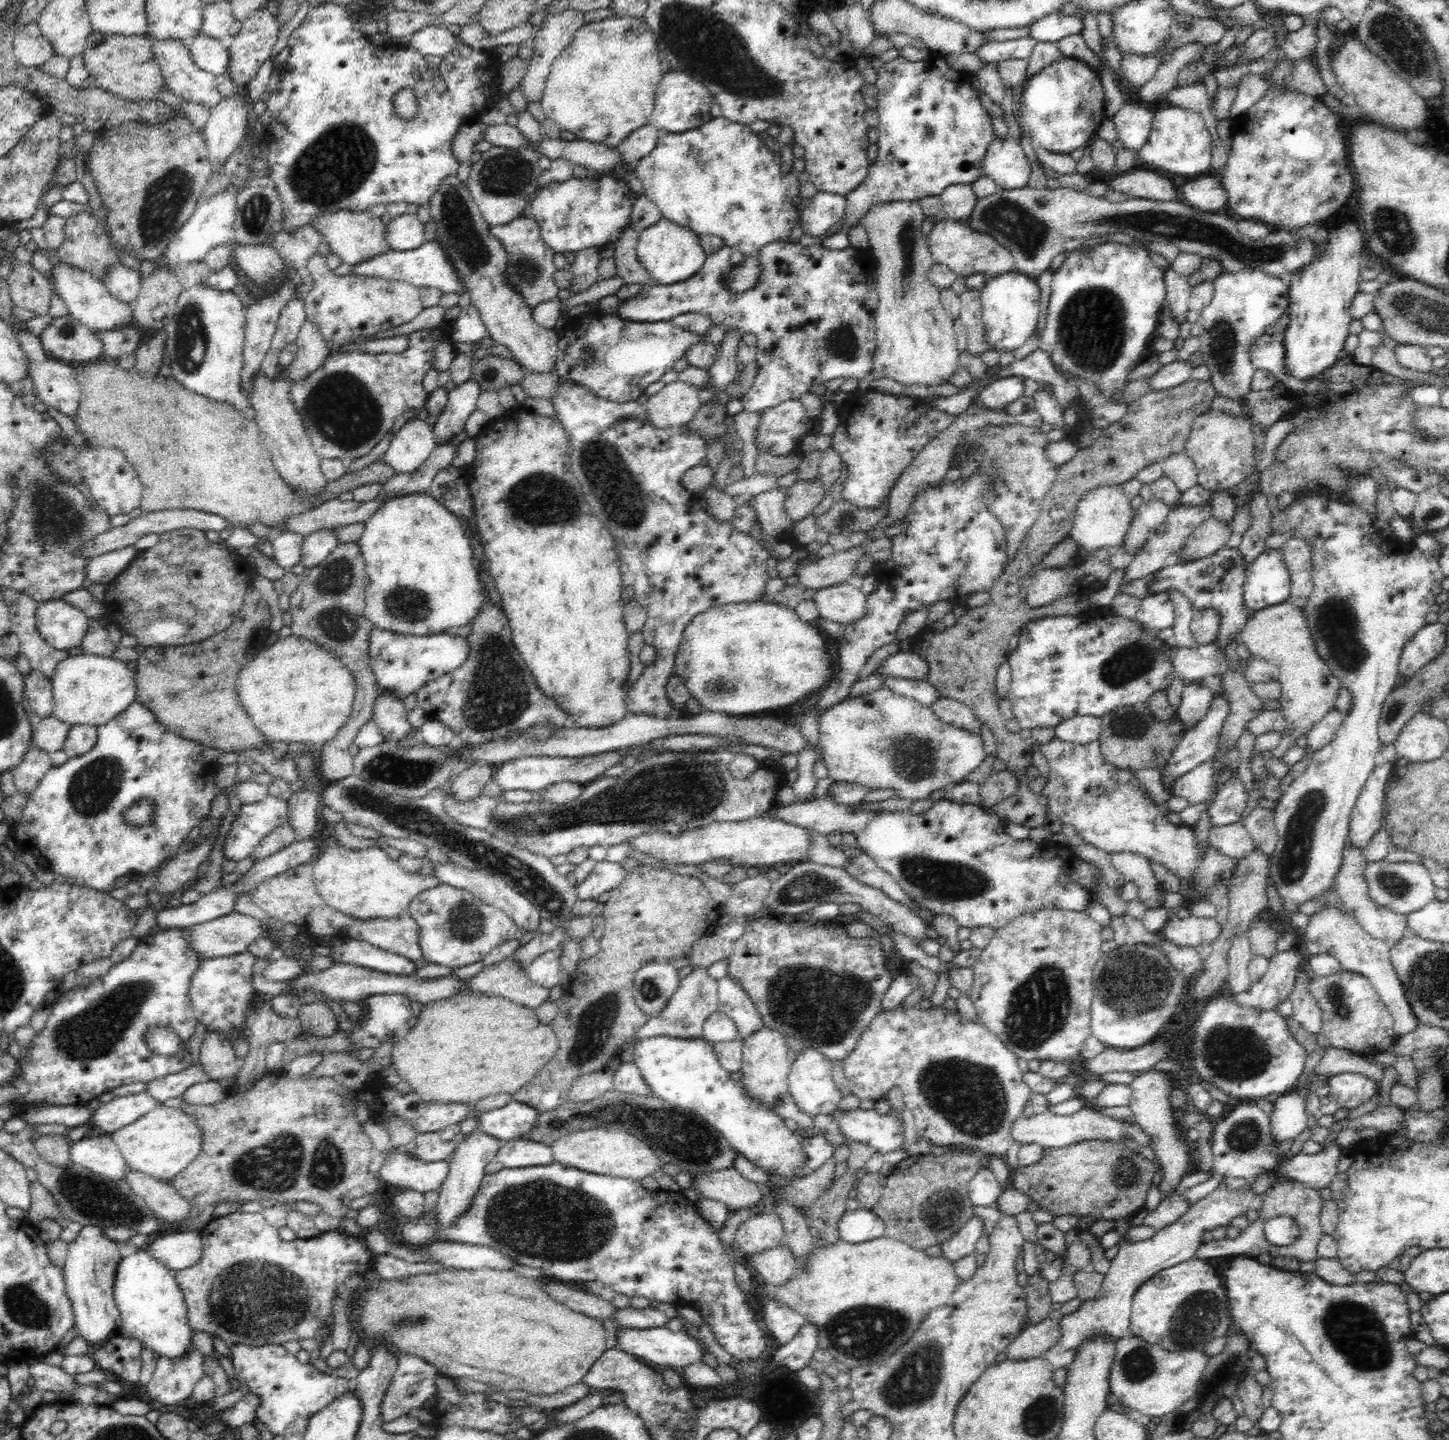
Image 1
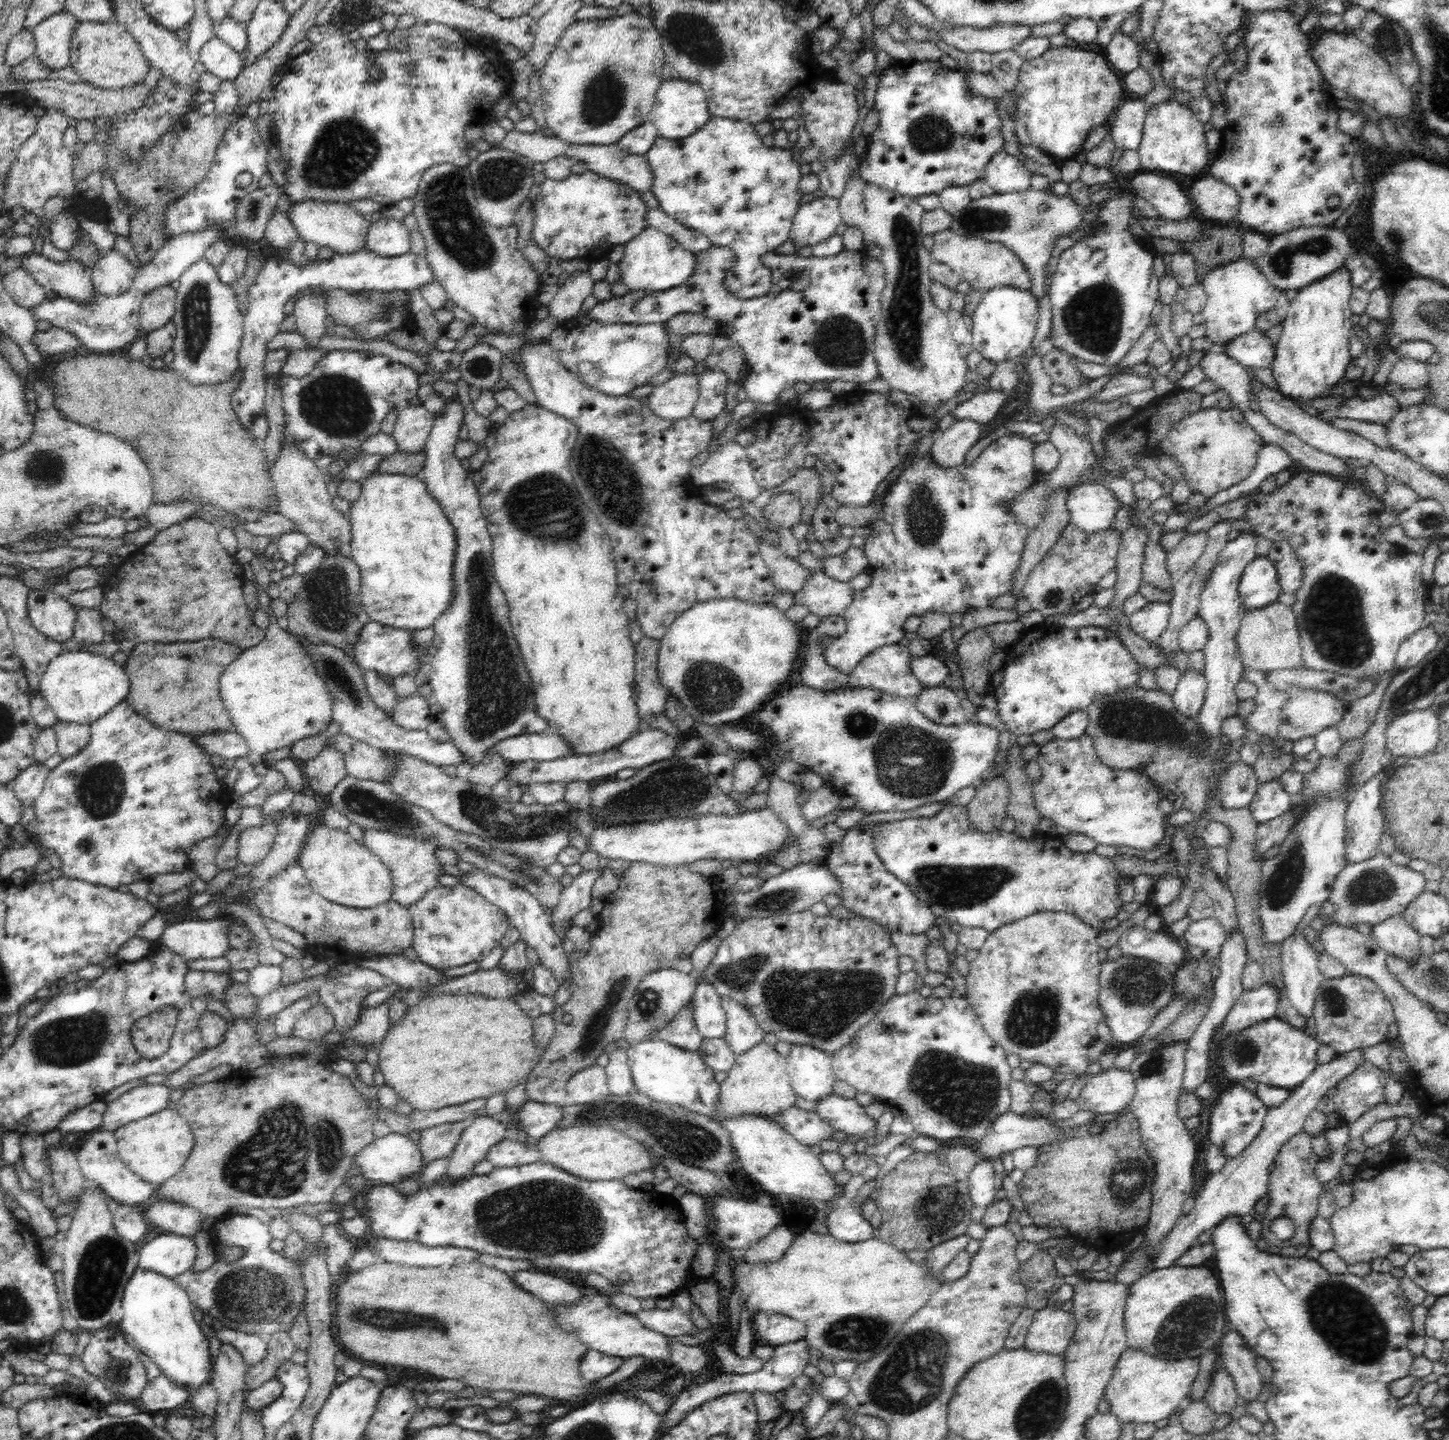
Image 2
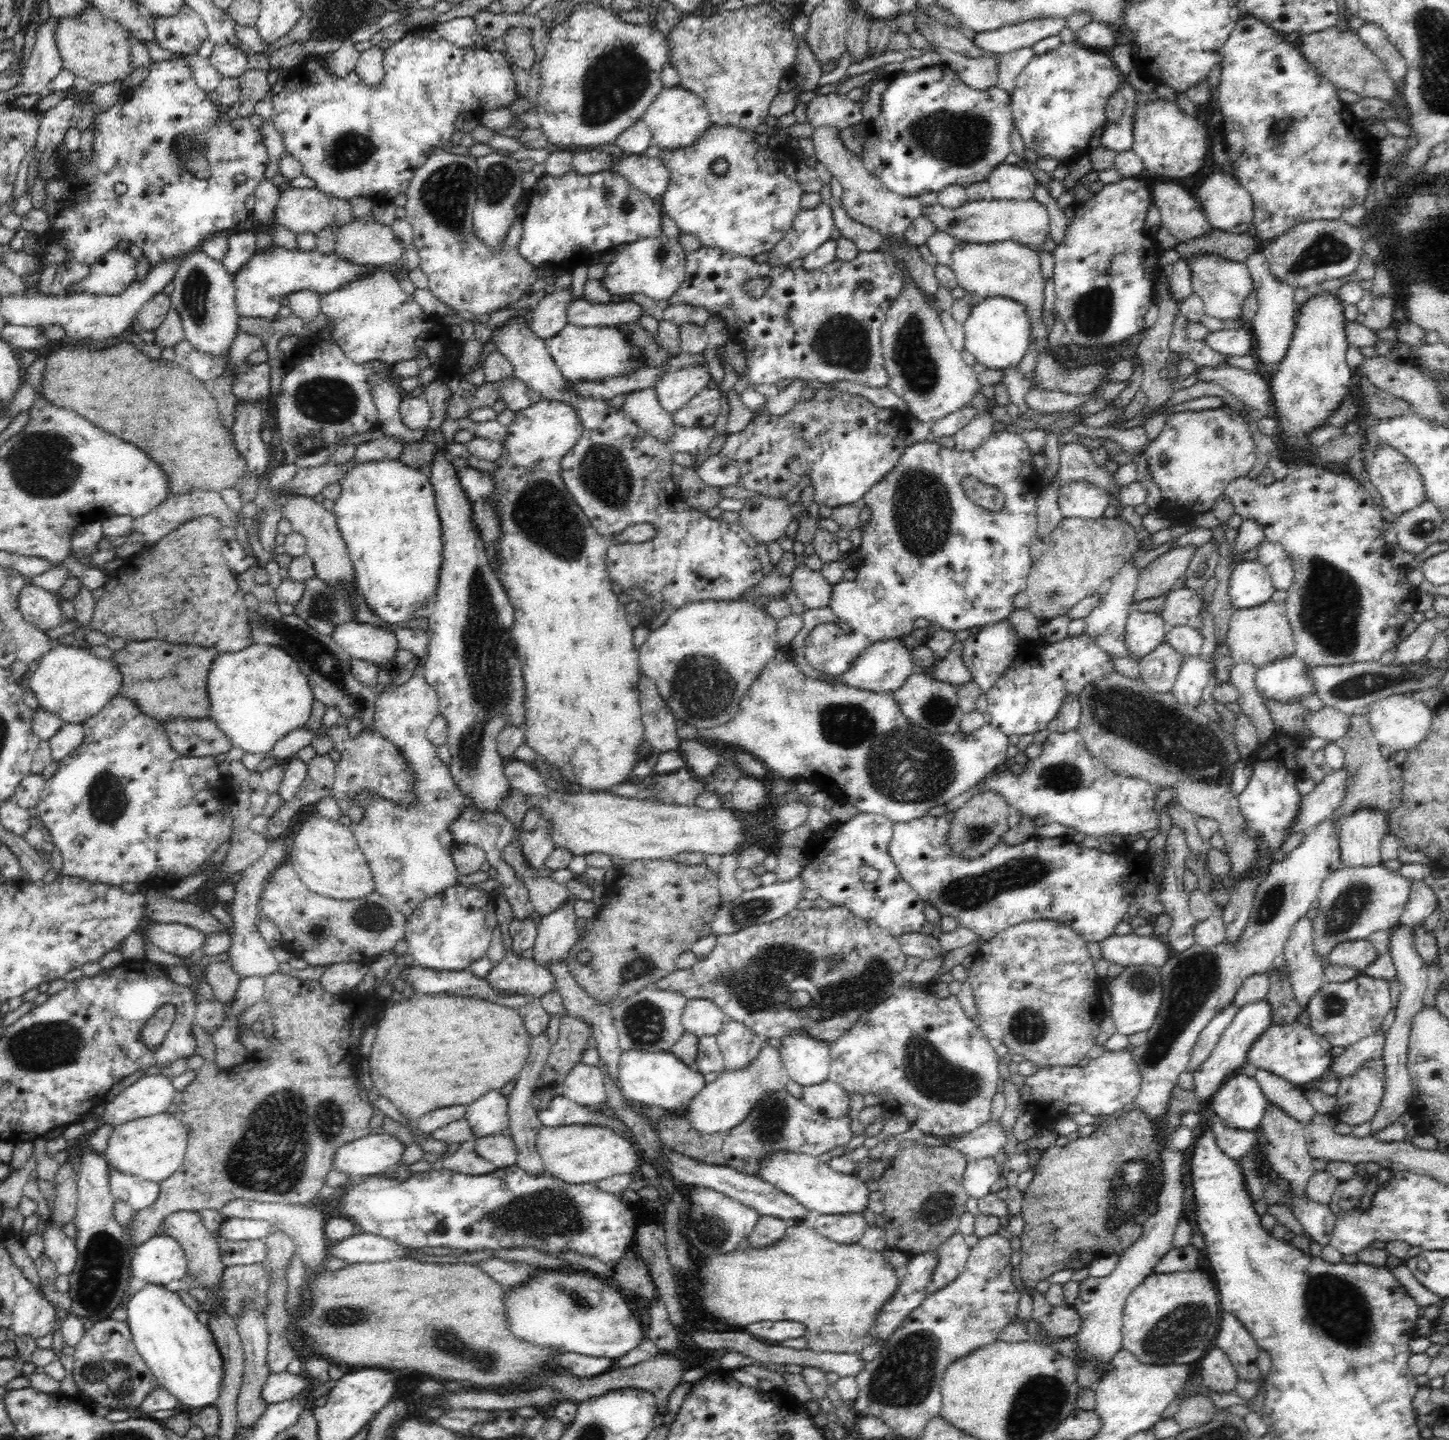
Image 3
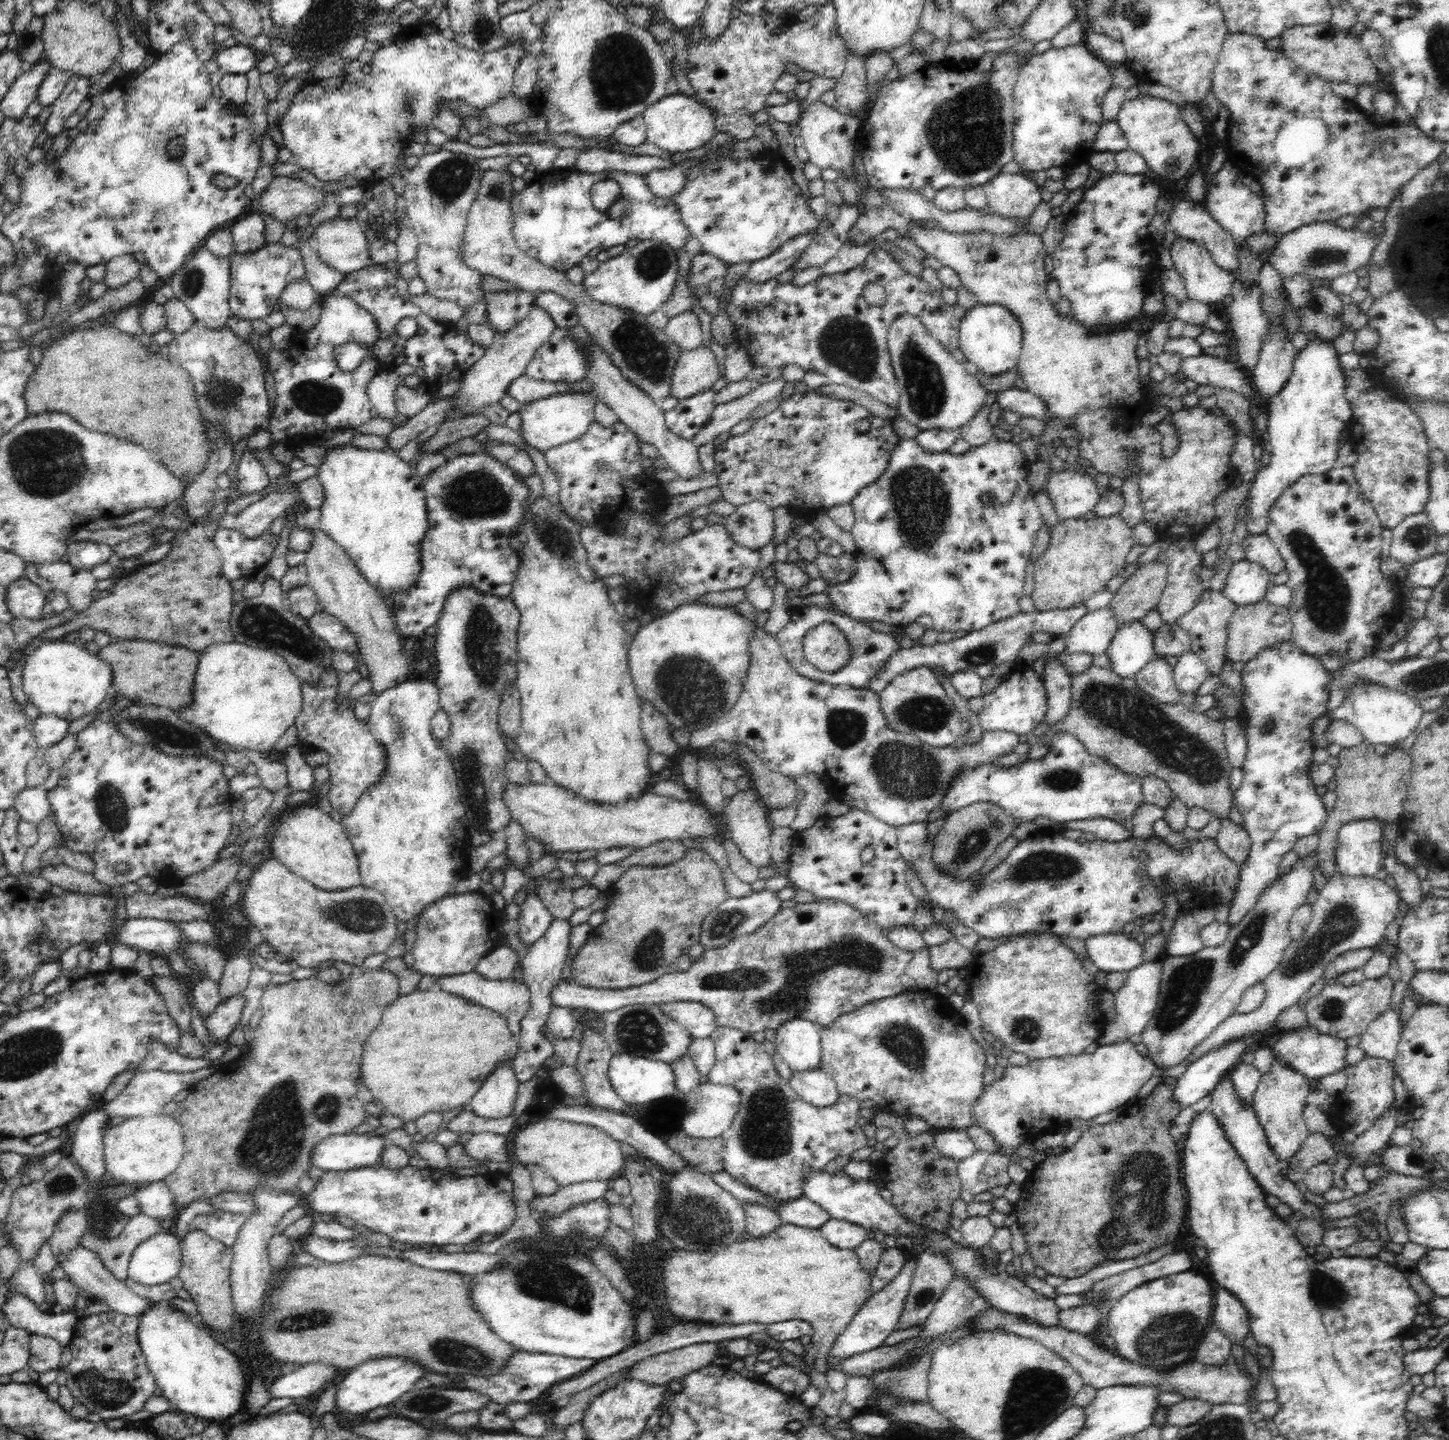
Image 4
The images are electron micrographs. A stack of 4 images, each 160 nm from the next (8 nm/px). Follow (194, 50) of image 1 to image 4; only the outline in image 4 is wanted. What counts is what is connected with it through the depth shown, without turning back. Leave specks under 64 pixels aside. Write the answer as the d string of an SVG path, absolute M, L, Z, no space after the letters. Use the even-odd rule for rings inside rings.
M234 45L230 48L219 48L216 52L215 61L219 71L223 74L245 74L258 63L264 56L257 56L255 50L245 45Z

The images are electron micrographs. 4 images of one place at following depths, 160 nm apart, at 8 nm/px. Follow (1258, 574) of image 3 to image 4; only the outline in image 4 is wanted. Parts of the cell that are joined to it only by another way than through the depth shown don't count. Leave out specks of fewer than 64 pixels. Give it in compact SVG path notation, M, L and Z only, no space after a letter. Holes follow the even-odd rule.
M1244 559L1233 563L1222 591L1237 606L1246 606L1264 600L1268 586L1270 573L1260 564Z

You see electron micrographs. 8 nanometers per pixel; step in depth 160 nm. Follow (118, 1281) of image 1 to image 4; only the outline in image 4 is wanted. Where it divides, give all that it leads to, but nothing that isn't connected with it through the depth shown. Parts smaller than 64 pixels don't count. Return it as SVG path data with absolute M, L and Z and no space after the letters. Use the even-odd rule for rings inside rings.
M168 1301L153 1302L139 1316L138 1341L148 1368L154 1375L155 1385L160 1388L161 1395L170 1401L176 1412L184 1416L193 1414L205 1422L222 1422L242 1408L246 1388L246 1369L230 1349L217 1342L198 1323L198 1318L176 1309Z

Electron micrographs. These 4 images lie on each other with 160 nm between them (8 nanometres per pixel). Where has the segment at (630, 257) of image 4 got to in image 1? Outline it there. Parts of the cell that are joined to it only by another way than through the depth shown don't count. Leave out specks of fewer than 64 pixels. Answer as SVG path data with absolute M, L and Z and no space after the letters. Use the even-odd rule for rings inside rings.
M664 216L640 232L637 254L640 263L659 285L676 284L692 278L703 268L708 256L701 246L700 235Z

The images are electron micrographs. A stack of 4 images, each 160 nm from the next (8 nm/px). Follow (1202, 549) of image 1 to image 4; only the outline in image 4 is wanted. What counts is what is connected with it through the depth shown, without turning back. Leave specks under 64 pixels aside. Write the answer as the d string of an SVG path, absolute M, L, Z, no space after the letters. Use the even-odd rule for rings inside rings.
M1152 561L1140 565L1126 579L1123 585L1115 592L1112 602L1108 604L1108 607L1116 613L1119 626L1136 619L1142 620L1152 607L1157 606L1166 584L1166 576L1168 576L1168 565L1160 561Z

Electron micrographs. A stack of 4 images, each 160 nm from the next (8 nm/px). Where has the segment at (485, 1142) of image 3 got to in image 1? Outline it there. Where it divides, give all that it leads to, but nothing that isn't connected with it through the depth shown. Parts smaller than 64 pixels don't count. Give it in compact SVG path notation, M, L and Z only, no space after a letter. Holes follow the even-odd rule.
M520 1139L504 1141L497 1150L495 1158L503 1168L544 1166L555 1162L550 1146Z

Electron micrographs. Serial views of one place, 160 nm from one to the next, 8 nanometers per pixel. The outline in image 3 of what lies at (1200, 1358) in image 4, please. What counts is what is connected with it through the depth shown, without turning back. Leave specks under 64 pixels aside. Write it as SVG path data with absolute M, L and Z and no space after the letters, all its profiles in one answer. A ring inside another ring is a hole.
M1212 1345L1200 1362L1203 1385L1216 1394L1226 1394L1235 1390L1238 1375L1228 1355Z

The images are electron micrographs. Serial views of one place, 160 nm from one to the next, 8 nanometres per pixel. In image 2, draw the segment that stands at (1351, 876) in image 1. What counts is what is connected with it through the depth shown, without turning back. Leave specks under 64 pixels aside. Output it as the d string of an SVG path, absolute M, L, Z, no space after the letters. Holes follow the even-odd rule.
M1402 915L1392 916L1372 925L1371 936L1389 955L1415 963L1420 956L1421 934L1416 932Z

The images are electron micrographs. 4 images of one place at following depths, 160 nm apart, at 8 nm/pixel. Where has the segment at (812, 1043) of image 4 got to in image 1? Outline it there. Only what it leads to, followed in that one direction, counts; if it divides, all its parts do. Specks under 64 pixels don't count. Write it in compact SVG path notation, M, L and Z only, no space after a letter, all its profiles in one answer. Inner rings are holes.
M803 1048L798 1052L795 1061L792 1063L787 1078L790 1096L794 1099L797 1107L808 1116L818 1116L818 1114L832 1114L839 1108L842 1100L840 1090L834 1084L834 1067L837 1063L828 1060L820 1051Z

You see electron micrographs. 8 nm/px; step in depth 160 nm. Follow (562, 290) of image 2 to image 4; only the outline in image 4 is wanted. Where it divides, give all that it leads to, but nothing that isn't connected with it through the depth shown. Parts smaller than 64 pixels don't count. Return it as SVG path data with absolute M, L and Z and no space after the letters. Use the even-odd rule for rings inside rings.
M534 306L529 316L520 320L520 324L508 332L495 332L491 343L487 343L484 354L474 363L460 380L461 387L454 399L454 418L466 416L466 414L478 415L488 405L499 403L507 395L507 388L512 382L524 376L528 362L532 360L535 352L550 338L556 330L556 323L552 321L550 314Z

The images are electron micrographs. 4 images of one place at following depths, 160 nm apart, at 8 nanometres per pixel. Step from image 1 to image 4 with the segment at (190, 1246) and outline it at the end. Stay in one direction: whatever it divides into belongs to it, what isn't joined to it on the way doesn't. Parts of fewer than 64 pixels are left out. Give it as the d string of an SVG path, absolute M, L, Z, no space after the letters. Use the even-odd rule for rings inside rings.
M164 1233L150 1236L132 1253L127 1278L134 1282L154 1286L179 1277L182 1251L177 1236Z

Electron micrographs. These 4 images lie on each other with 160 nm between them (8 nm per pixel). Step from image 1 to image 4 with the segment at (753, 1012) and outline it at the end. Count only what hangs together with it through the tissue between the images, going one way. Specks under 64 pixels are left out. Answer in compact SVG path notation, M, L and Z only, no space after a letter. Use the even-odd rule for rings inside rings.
M718 1027L711 1036L715 1044L716 1062L708 1072L708 1082L716 1085L732 1085L740 1091L740 1110L727 1131L721 1135L725 1140L722 1159L725 1171L736 1181L764 1192L775 1202L784 1204L804 1197L803 1180L810 1174L822 1170L828 1162L842 1156L845 1161L869 1139L858 1126L861 1109L859 1100L853 1096L842 1096L832 1104L818 1108L804 1102L792 1085L774 1069L772 1056L765 1051L763 1043L756 1041L749 1032L736 1028Z

